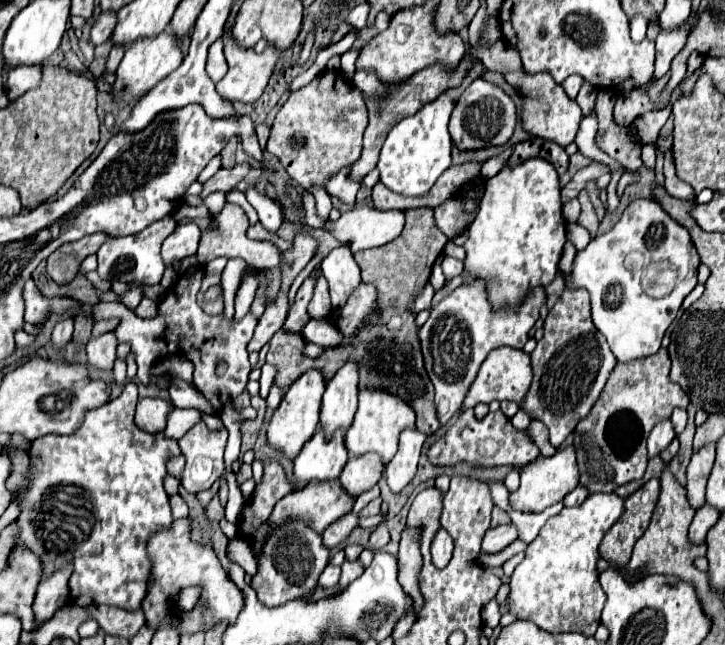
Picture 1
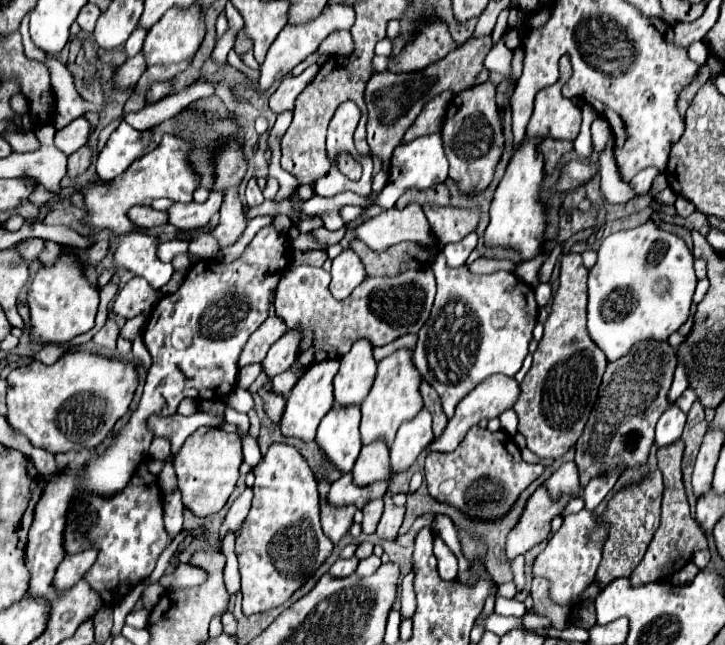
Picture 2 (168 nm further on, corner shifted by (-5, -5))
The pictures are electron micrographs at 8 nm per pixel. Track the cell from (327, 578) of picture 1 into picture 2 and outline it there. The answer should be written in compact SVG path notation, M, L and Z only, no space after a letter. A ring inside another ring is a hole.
M340 557L340 559L330 567L330 573L332 573L334 577L348 577L348 575L352 575L352 573L356 571L358 563L360 563L358 557L350 557L350 559L342 559L342 557Z

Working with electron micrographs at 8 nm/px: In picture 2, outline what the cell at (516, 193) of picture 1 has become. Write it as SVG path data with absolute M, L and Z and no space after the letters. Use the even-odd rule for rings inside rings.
M526 137L520 147L514 149L506 173L496 187L494 201L490 205L490 225L486 229L486 243L498 247L510 247L518 251L522 257L532 259L542 251L542 233L544 233L544 207L538 201L538 189L544 177L544 161L538 145L542 139Z

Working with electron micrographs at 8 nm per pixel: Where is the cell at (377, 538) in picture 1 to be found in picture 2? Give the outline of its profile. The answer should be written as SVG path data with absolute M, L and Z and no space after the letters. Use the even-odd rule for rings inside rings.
M390 495L382 497L384 499L384 513L382 513L382 519L376 527L376 535L384 541L394 541L396 535L398 535L398 529L402 525L402 519L404 519L404 511L406 507L398 507L392 503Z

